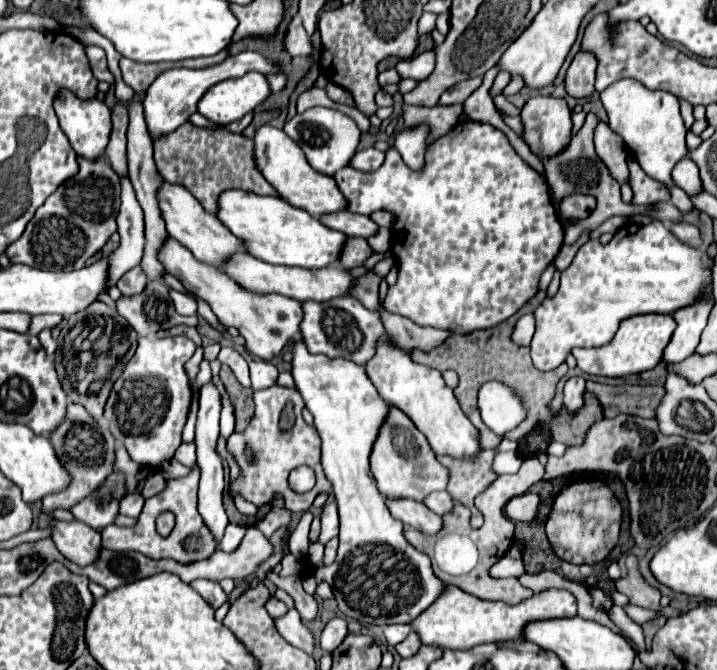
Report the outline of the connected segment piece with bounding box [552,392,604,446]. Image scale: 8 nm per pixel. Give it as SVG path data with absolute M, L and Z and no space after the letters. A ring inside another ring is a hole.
M590 392L584 394L584 408L574 414L572 418L566 414L566 410L560 410L554 424L552 424L552 440L562 442L566 446L576 446L584 442L584 436L588 432L588 428L604 418L604 410L602 404L596 400L596 396L592 396Z

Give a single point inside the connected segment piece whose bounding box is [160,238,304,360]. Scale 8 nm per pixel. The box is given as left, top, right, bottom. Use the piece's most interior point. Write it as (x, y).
(269, 322)

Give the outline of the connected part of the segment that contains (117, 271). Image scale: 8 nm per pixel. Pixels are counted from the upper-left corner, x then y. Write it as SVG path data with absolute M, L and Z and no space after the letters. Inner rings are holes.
M120 176L122 184L122 206L118 212L118 234L120 246L108 256L110 260L110 284L114 286L124 272L140 264L144 250L144 220L142 208L132 192L132 182L128 176Z

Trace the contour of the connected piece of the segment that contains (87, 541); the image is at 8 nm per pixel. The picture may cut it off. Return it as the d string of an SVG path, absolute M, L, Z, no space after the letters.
M52 520L52 526L52 540L66 560L74 562L76 566L88 566L94 564L94 560L98 560L102 550L102 536L98 530L88 528L78 520Z

